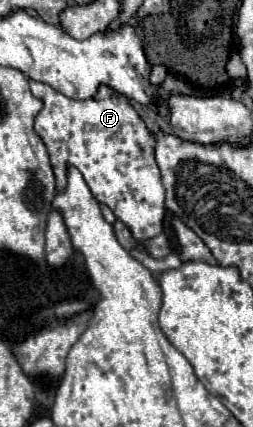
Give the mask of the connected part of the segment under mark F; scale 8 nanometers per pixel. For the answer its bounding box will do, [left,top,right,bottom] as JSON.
[30,81,164,243]

